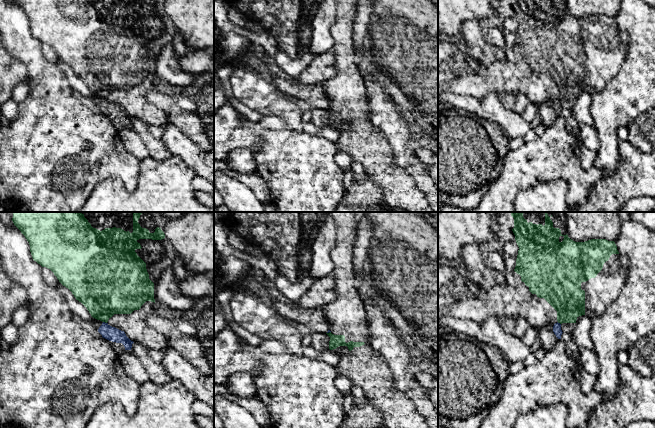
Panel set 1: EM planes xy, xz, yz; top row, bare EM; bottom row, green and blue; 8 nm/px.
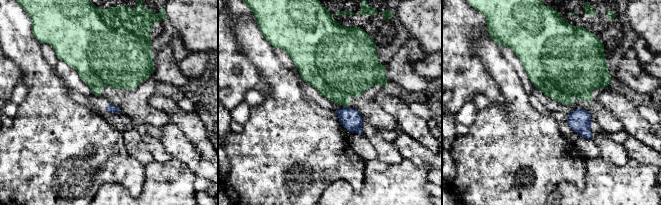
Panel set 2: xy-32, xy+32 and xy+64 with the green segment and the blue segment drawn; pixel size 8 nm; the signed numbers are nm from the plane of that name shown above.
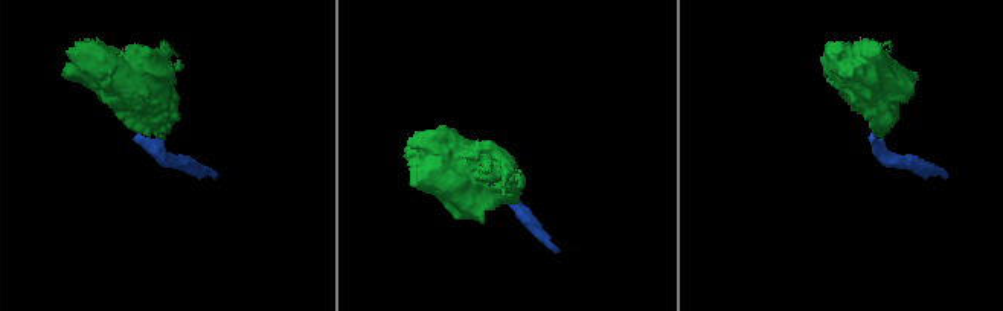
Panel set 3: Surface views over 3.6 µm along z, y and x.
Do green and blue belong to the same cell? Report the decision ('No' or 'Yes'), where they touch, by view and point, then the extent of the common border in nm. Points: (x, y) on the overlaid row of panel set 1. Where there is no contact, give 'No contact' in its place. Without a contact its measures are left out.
No. Touches green at xy (105, 322). Shared border 40 nm

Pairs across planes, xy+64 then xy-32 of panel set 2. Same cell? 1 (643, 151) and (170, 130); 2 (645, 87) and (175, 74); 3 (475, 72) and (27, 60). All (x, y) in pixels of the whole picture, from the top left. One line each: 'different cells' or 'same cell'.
1: same cell
2: same cell
3: different cells

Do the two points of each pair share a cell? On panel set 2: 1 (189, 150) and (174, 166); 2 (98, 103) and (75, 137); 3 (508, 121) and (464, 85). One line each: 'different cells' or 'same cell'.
1: different cells
2: different cells
3: different cells

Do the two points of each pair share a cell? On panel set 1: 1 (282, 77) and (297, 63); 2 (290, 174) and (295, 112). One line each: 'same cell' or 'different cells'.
1: different cells
2: different cells

